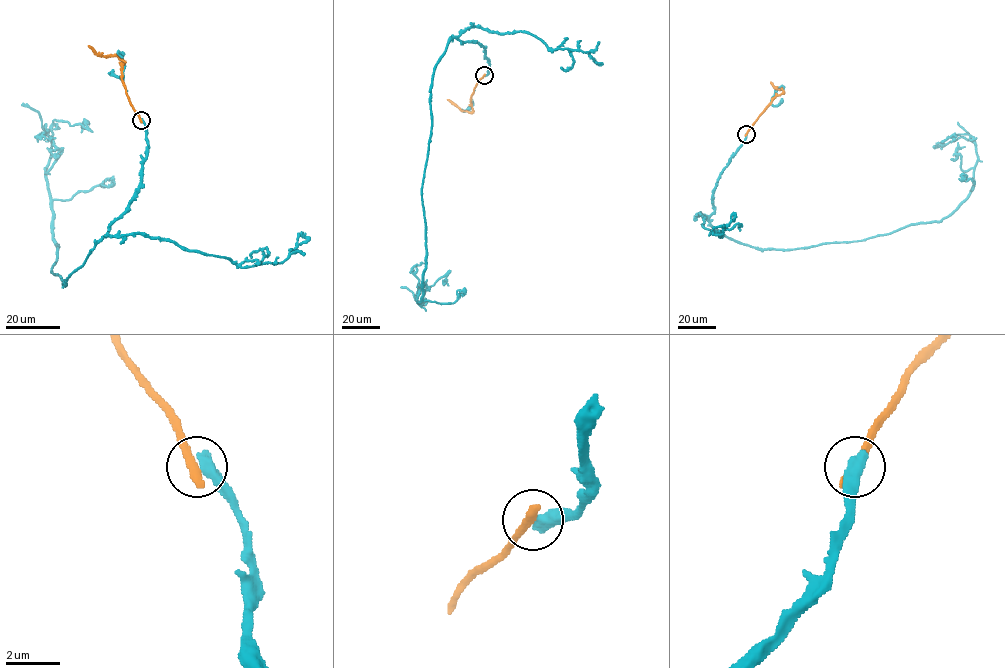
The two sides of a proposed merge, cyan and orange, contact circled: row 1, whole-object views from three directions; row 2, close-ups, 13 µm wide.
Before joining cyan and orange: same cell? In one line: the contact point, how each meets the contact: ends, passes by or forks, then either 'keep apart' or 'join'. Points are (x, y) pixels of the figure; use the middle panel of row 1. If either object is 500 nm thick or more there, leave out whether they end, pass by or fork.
(484, 75) | keep apart

